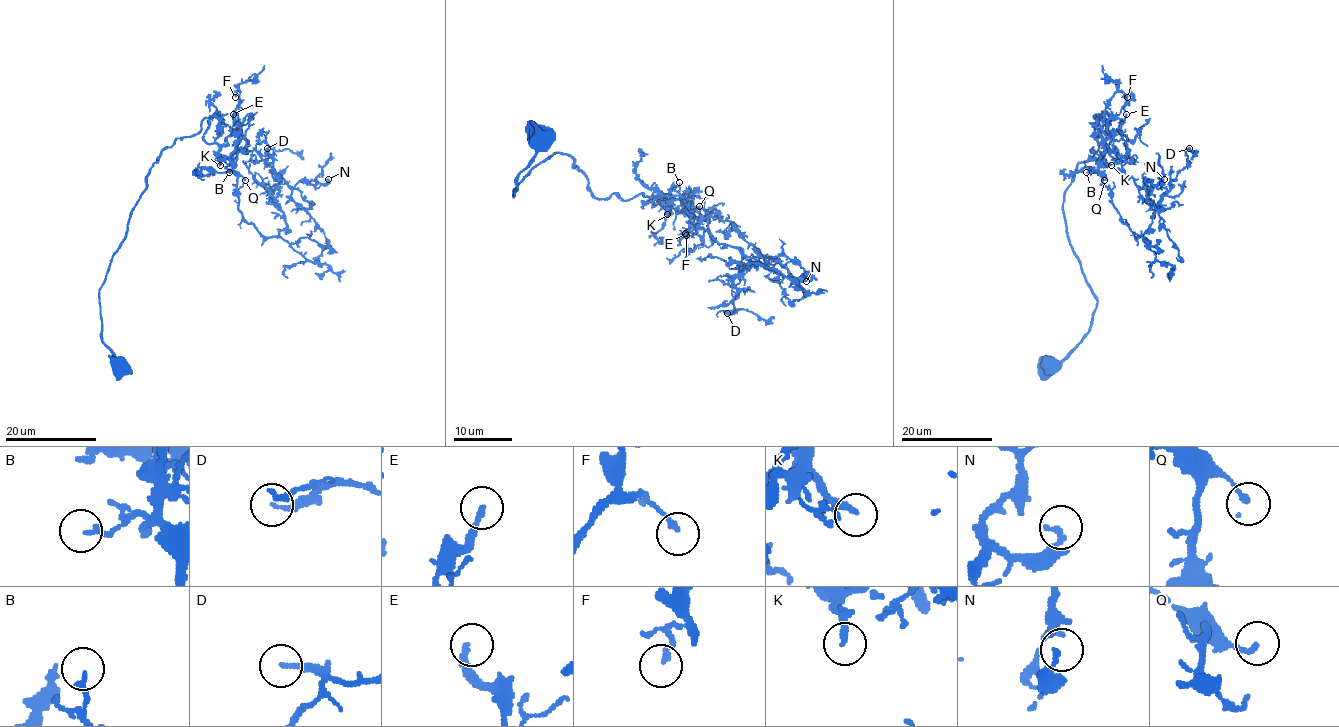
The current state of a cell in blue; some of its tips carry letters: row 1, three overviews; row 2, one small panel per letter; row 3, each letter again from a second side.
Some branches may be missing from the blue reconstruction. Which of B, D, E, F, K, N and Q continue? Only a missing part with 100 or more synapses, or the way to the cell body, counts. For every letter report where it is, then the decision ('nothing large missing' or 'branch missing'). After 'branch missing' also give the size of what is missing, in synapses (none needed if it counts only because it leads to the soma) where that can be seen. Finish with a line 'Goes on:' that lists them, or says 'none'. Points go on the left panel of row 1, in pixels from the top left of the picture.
B: at (229, 172); nothing large missing
D: at (267, 148); nothing large missing
E: at (233, 114); nothing large missing
F: at (235, 97); nothing large missing
K: at (220, 165); branch missing; about 300 synapses
N: at (328, 179); nothing large missing
Q: at (245, 180); nothing large missing
Goes on: K

